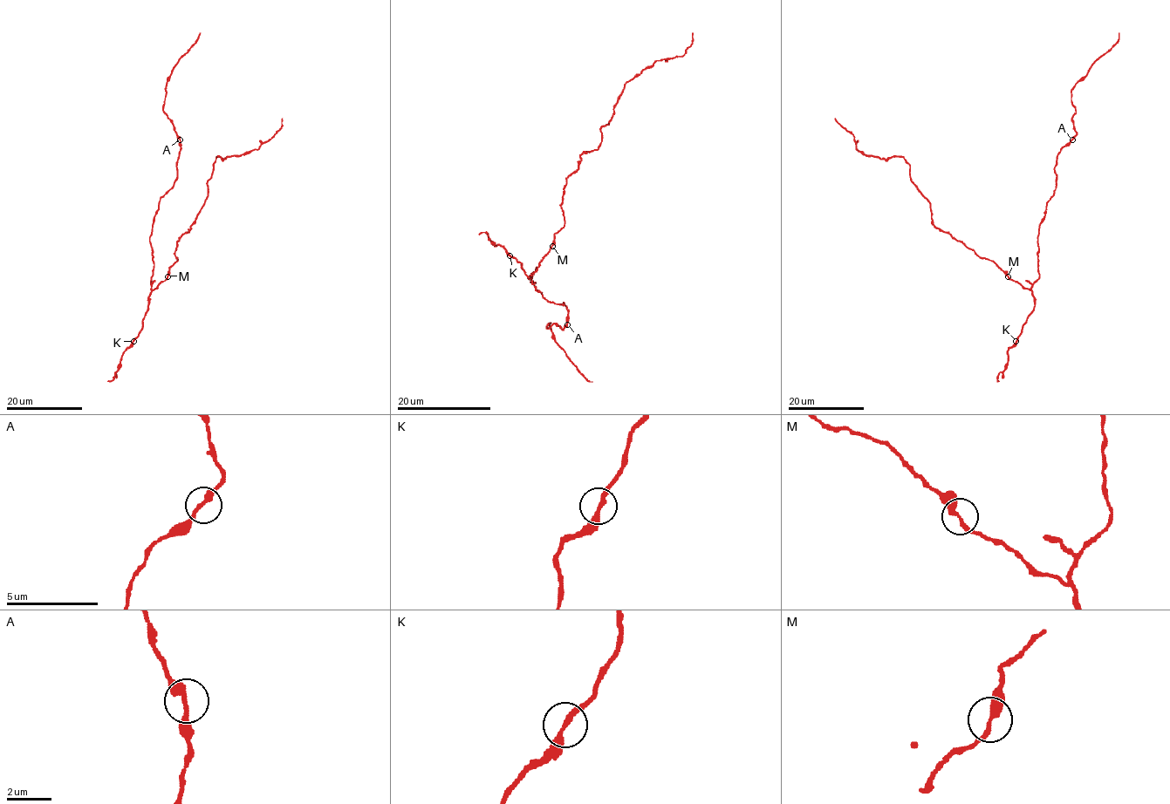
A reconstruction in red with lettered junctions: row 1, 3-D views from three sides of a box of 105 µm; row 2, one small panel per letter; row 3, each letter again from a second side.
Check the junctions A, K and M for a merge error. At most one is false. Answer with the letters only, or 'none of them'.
none of them

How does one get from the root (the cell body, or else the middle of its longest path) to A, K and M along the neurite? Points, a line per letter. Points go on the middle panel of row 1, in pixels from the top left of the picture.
A: (538, 266), (532, 273), (532, 283), (536, 282), (530, 282), (547, 301), (564, 302), (567, 324)
K: (538, 266), (529, 277), (522, 264), (509, 255)
M: (538, 266), (552, 246)

